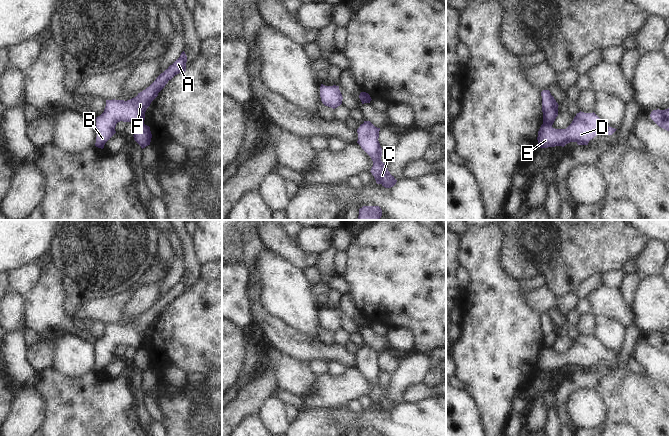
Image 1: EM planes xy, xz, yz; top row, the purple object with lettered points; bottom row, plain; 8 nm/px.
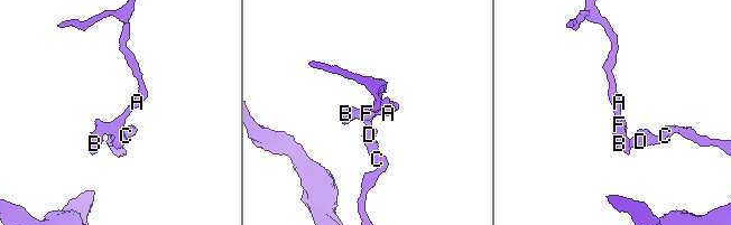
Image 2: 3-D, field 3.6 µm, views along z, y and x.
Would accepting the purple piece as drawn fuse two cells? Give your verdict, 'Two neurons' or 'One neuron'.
Two neurons.

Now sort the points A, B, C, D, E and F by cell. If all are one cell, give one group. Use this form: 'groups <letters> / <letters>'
groups A B F / C D E

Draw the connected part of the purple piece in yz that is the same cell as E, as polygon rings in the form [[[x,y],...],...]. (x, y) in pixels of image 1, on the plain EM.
[[[580,335],[566,353],[555,353],[552,349],[542,348],[538,355],[537,364],[540,372],[564,371],[570,366],[588,369],[595,360],[600,358],[612,359],[616,354],[606,350],[594,336],[584,337]]]

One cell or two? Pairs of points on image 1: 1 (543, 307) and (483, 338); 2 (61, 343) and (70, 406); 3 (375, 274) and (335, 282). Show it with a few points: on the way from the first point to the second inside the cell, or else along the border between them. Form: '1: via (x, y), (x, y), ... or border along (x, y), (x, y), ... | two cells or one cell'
1: border along (543, 287), (529, 294), (529, 303), (541, 315) | two cells
2: border along (54, 366), (62, 373), (74, 378), (89, 372) | two cells
3: border along (342, 277), (349, 291) | two cells

